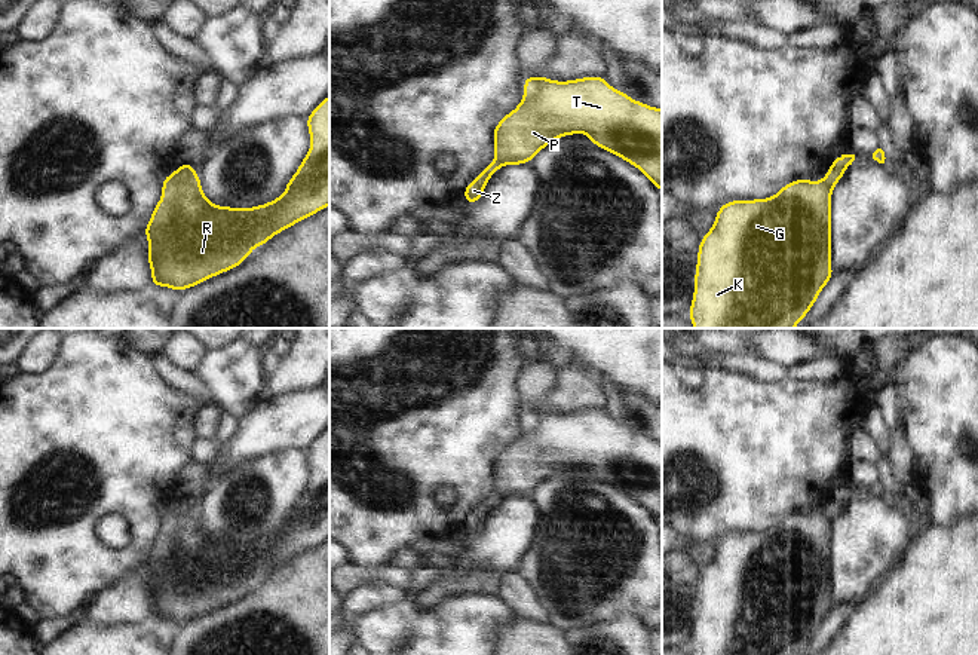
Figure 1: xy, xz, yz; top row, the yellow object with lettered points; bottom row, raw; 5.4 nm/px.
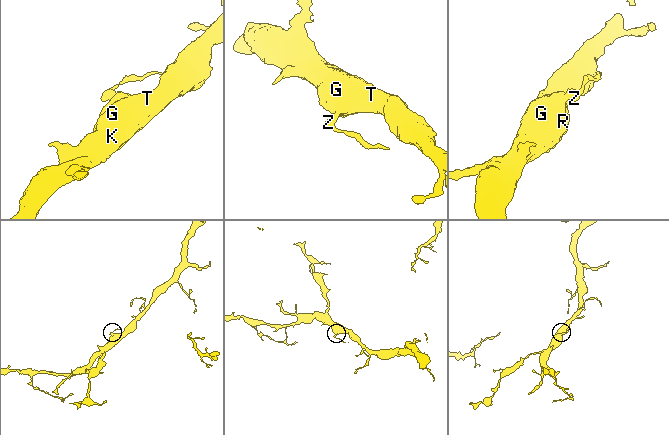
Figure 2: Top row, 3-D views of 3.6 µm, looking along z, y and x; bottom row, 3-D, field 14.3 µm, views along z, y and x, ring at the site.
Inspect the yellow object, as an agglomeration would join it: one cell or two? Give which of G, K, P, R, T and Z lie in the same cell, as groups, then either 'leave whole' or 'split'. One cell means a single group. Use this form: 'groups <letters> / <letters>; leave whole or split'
groups G K P R T / Z; split

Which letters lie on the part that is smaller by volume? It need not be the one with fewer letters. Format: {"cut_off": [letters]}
{"cut_off": ["Z"]}

